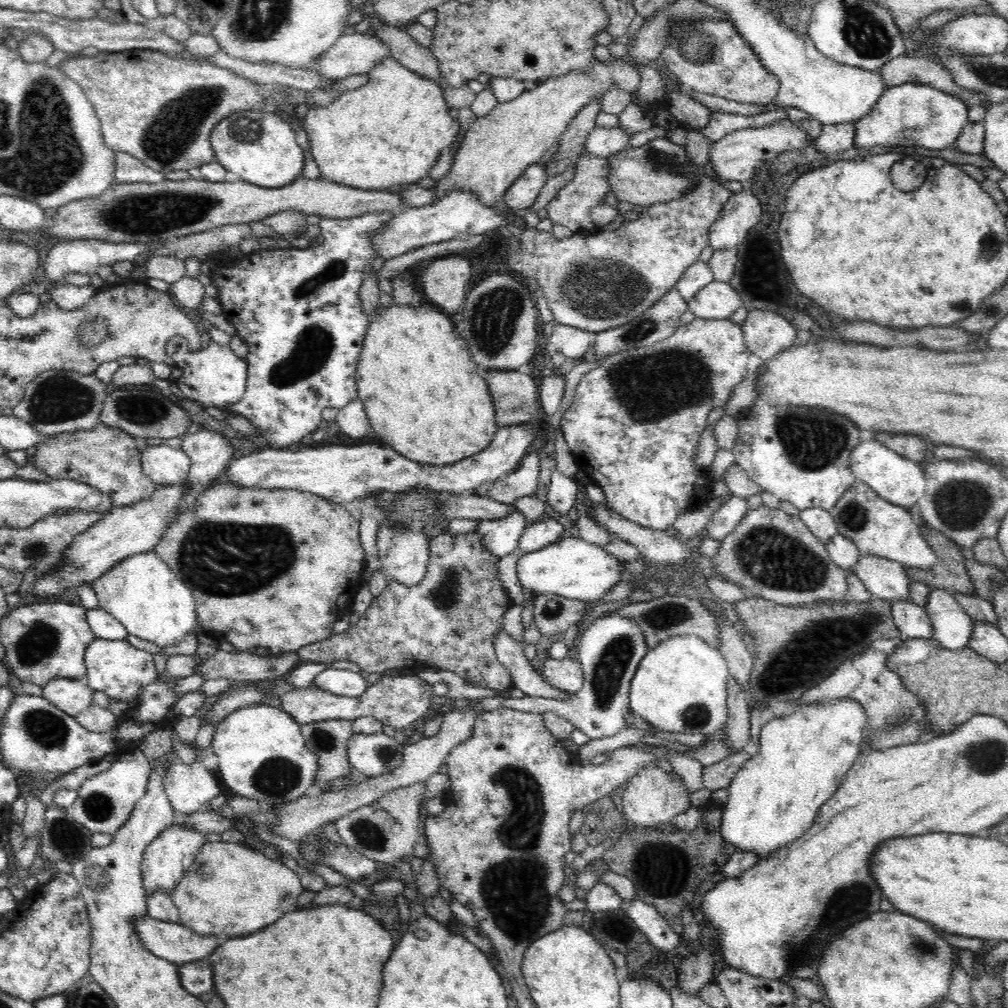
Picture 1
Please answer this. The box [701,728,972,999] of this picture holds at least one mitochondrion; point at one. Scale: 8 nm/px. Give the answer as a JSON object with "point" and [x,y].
{"point":[851,901]}

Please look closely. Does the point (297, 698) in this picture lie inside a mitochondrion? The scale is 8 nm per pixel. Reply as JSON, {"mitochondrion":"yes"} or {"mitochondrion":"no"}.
{"mitochondrion":"no"}

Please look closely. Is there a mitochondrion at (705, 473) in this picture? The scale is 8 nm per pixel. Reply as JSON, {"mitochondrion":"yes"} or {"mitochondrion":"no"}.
{"mitochondrion":"no"}

